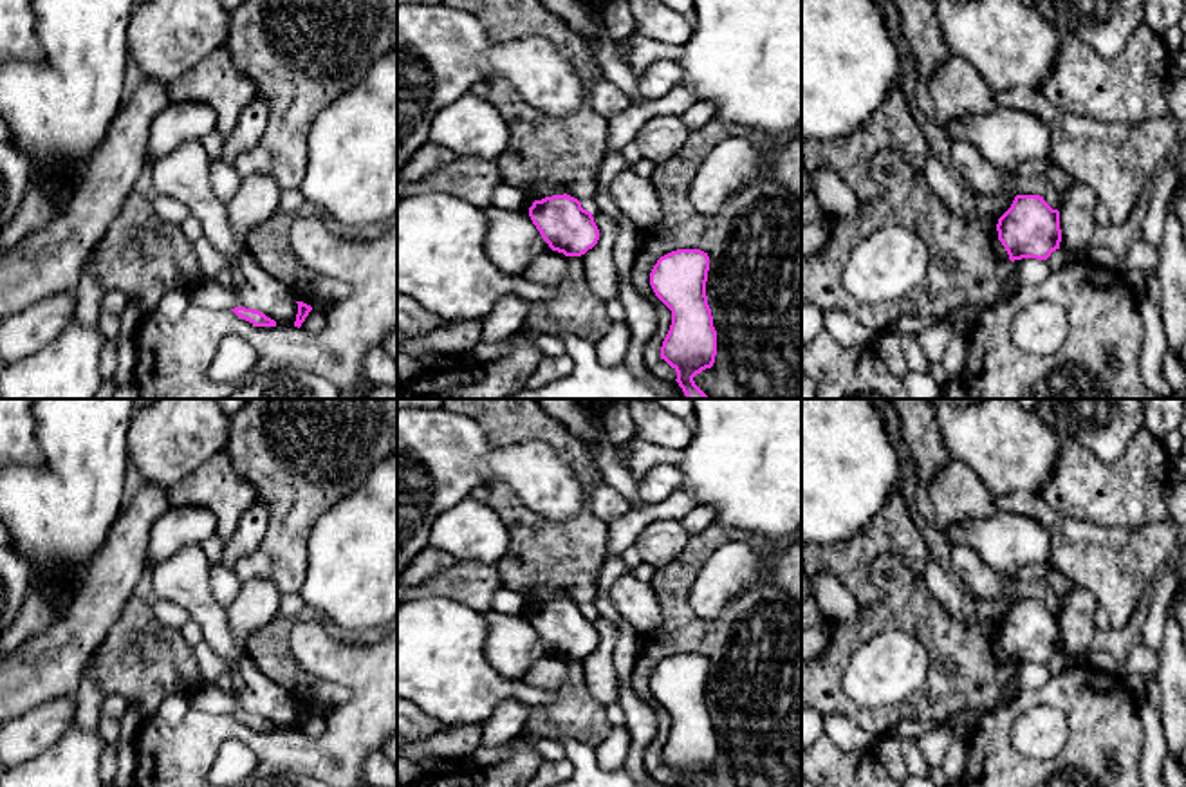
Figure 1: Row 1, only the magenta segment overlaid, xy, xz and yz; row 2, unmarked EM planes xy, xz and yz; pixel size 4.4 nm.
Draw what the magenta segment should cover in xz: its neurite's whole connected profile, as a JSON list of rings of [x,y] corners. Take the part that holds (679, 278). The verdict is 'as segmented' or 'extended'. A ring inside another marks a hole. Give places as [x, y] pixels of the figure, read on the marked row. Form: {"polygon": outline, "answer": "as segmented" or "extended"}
{"polygon": [[[677,249],[657,260],[650,273],[655,296],[672,310],[672,325],[661,347],[686,399],[708,399],[693,377],[711,368],[717,330],[706,296],[709,256],[700,249]]], "answer": "as segmented"}

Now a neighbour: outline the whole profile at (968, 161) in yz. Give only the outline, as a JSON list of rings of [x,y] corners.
[[[951,143],[950,157],[955,170],[978,195],[1000,191],[1002,184],[1013,175],[1005,168],[991,166],[982,153],[968,143]]]

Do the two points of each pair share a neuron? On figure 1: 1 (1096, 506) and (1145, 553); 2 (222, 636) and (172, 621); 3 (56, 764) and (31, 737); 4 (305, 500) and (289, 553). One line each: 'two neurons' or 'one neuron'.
1: two neurons
2: two neurons
3: two neurons
4: one neuron

